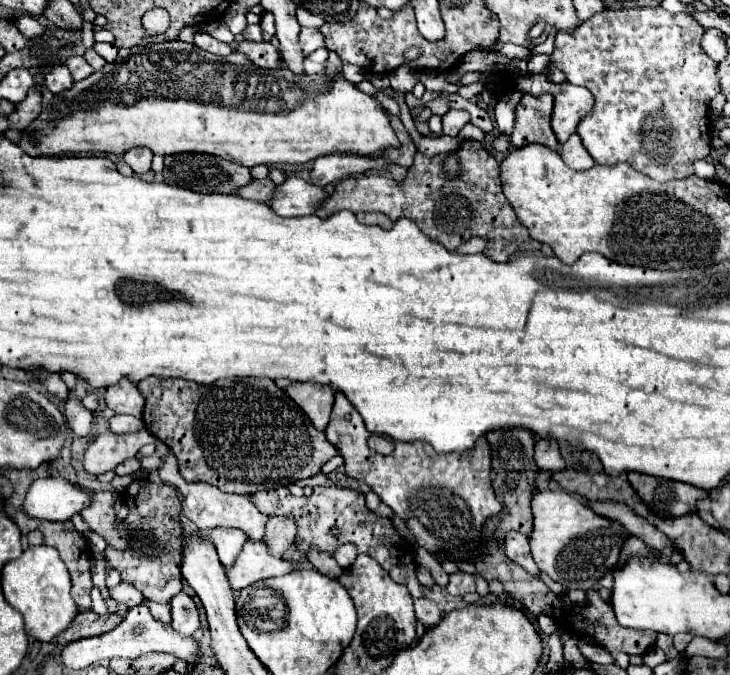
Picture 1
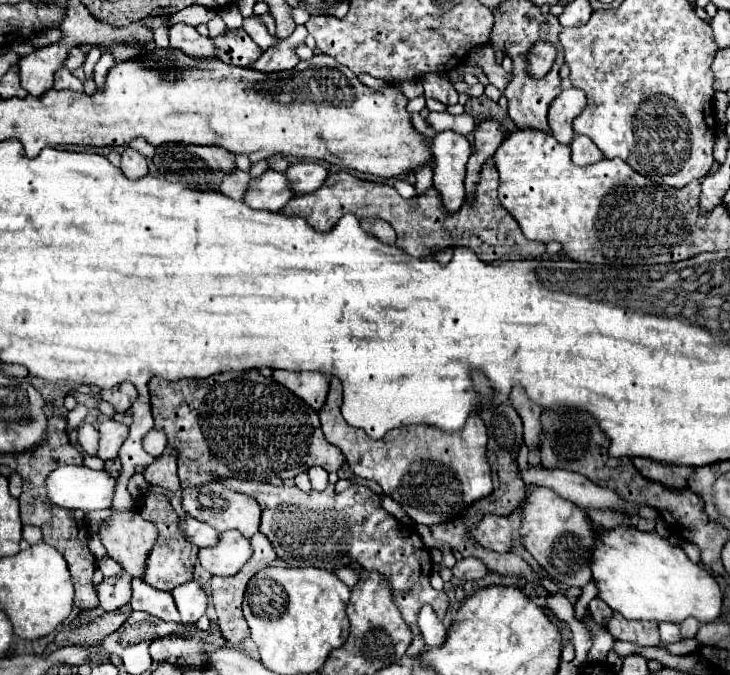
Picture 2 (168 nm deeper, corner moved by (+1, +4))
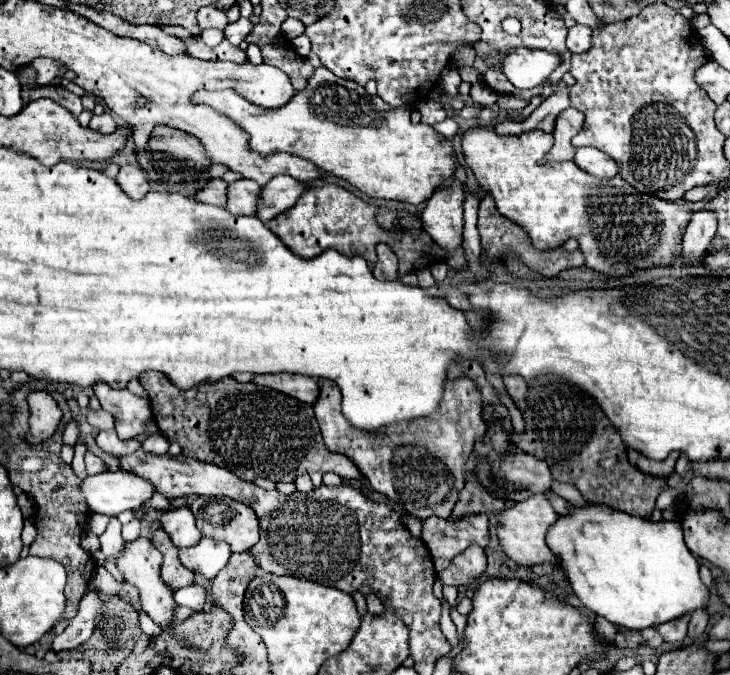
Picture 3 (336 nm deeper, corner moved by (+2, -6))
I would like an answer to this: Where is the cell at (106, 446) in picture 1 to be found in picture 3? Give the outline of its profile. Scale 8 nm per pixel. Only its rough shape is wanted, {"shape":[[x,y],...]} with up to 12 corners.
{"shape":[[115,430],[99,432],[103,452],[121,458],[141,446],[137,438],[121,440]]}

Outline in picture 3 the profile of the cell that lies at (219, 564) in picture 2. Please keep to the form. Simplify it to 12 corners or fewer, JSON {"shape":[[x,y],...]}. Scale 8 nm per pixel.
{"shape":[[201,538],[179,550],[185,568],[213,580],[229,564],[225,542]]}

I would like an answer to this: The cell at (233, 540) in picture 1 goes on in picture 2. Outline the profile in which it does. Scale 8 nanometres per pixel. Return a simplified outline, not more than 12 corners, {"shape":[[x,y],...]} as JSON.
{"shape":[[180,516],[186,540],[198,548],[214,546],[218,532],[196,518]]}

